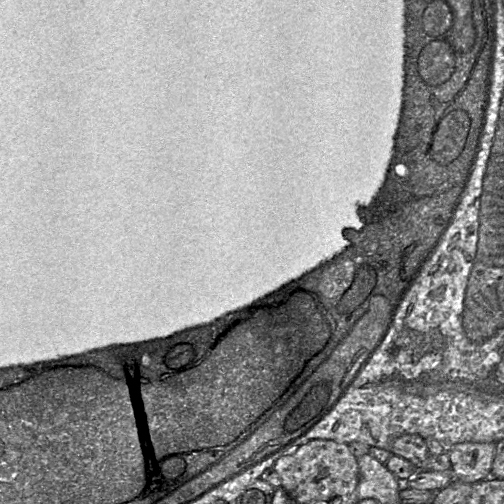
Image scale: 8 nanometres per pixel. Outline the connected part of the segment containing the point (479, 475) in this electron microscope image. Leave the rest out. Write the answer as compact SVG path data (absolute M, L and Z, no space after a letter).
M464 442L451 446L449 455L455 479L474 484L489 478L496 444Z

